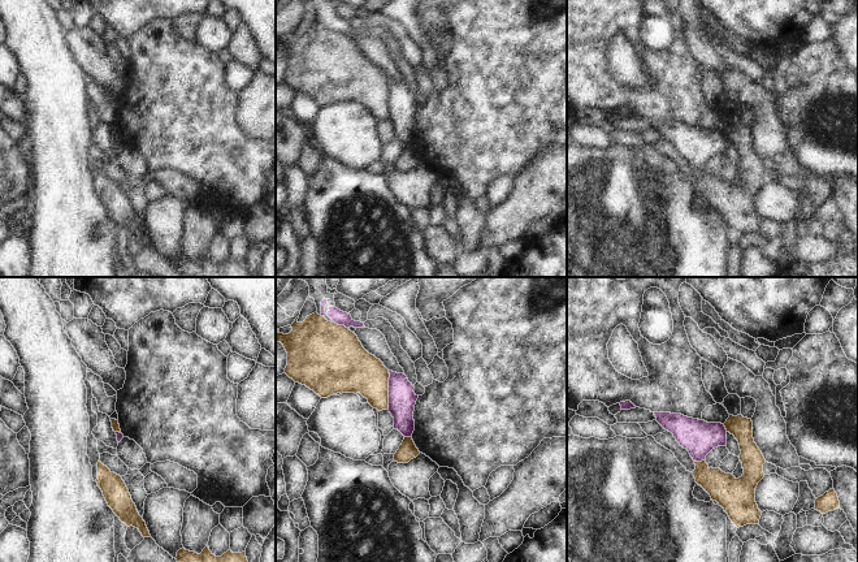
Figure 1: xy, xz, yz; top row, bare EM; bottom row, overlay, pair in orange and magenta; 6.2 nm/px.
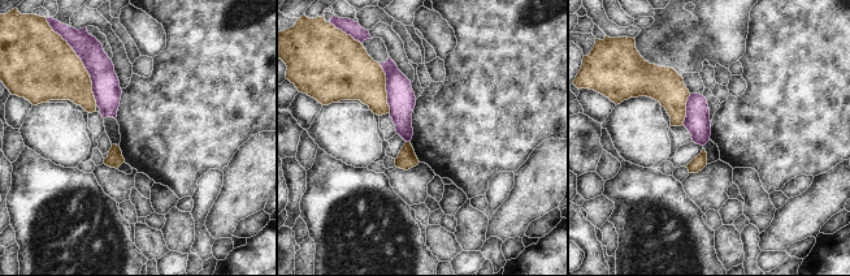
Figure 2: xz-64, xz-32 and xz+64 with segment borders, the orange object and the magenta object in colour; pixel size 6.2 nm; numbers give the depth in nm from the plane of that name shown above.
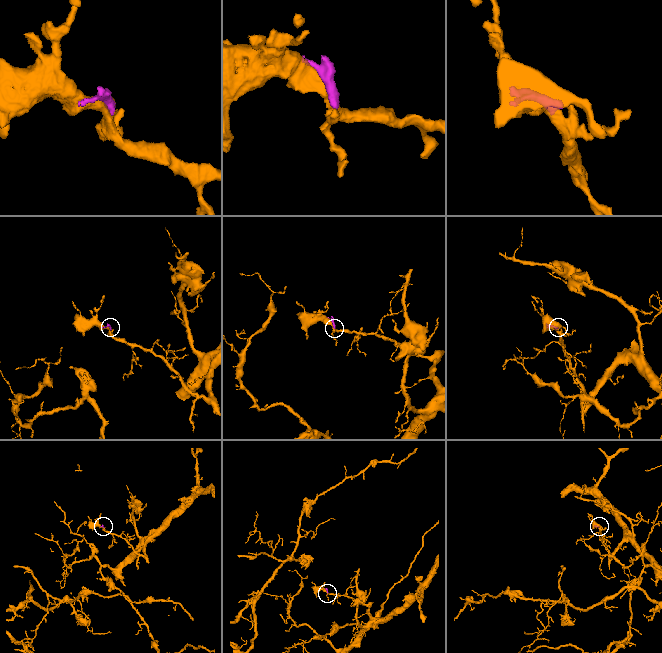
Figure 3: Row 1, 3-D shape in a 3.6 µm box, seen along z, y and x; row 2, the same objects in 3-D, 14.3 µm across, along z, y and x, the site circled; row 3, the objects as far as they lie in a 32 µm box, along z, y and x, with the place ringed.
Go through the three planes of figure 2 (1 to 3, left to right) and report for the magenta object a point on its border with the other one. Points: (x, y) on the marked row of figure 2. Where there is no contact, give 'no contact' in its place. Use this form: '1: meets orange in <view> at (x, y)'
1: meets orange in xz-64 at (81, 61)
2: meets orange in xz-32 at (385, 87)
3: meets orange in xz+64 at (685, 110)

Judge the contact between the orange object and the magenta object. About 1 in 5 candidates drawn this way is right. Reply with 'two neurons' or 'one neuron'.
two neurons

